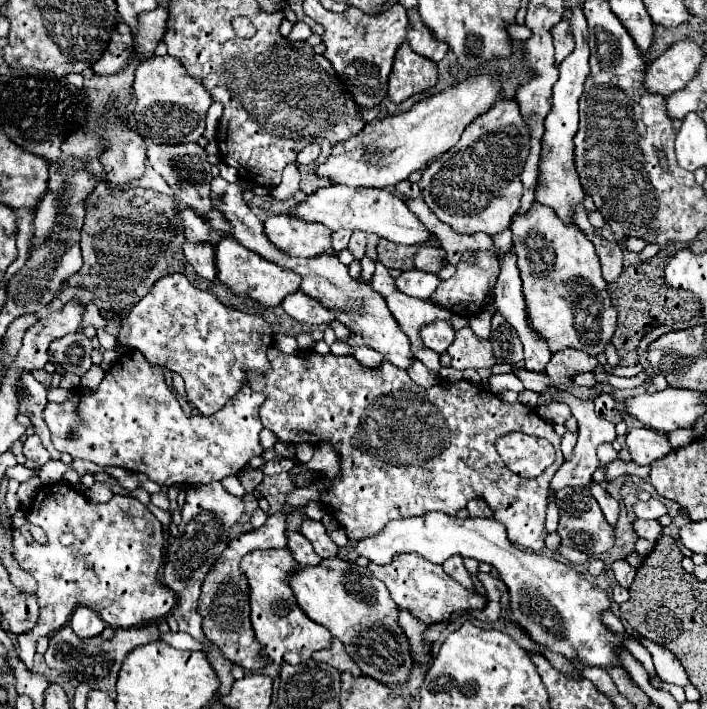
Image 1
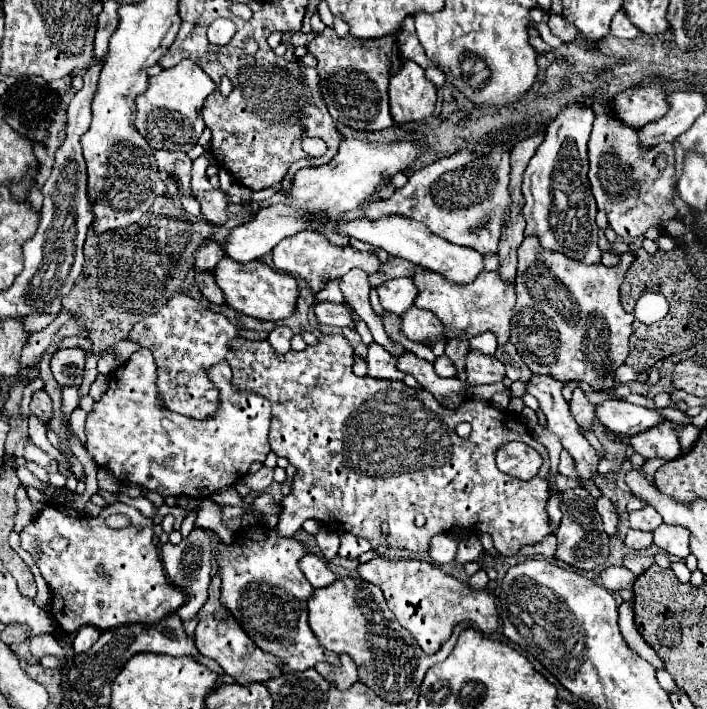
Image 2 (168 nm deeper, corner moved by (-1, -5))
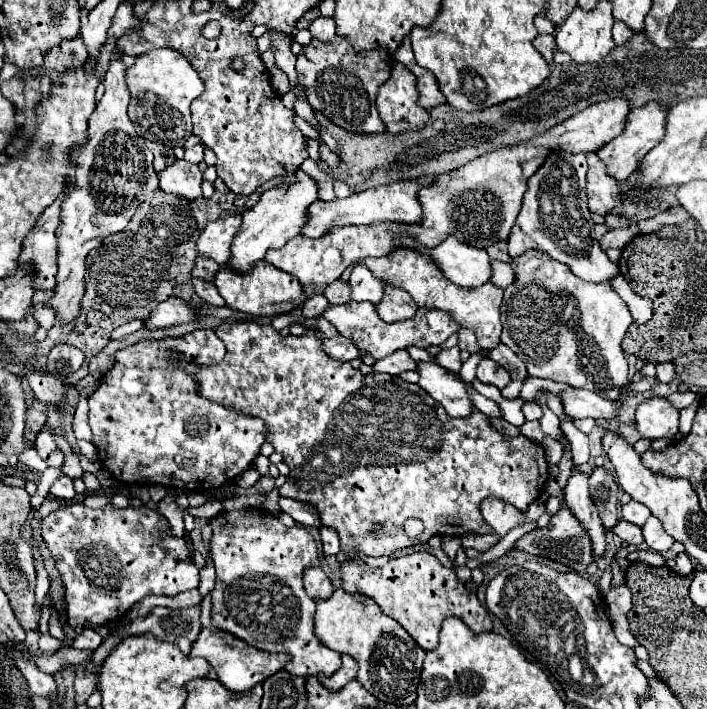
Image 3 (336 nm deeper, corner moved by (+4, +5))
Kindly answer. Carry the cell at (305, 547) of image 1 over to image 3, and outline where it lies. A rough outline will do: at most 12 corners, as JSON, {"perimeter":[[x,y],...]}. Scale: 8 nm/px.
{"perimeter":[[320,566],[304,570],[310,598],[328,598],[334,586]]}

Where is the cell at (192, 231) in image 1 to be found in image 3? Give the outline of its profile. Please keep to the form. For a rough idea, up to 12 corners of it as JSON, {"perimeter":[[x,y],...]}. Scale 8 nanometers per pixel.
{"perimeter":[[198,256],[192,276],[212,280],[218,264],[212,258]]}

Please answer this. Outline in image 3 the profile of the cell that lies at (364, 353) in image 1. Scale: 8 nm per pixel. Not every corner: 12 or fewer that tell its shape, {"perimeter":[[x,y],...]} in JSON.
{"perimeter":[[406,350],[376,360],[372,370],[398,376],[416,370]]}

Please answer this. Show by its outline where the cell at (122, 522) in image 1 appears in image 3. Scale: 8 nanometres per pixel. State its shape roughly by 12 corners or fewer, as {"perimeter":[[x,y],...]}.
{"perimeter":[[148,506],[42,518],[72,628],[198,588]]}

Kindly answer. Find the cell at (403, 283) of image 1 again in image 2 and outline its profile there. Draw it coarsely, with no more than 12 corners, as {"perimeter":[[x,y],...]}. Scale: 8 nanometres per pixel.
{"perimeter":[[395,278],[377,288],[385,312],[413,306],[415,284]]}

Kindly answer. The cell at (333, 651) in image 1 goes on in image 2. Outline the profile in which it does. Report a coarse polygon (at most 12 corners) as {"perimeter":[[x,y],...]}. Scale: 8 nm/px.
{"perimeter":[[341,654],[341,666],[319,662],[315,670],[339,690],[359,682],[357,666]]}

